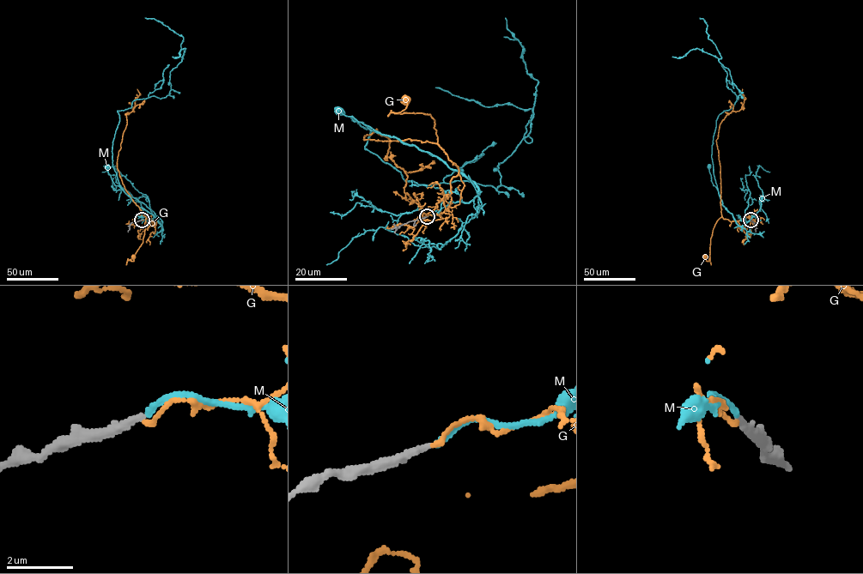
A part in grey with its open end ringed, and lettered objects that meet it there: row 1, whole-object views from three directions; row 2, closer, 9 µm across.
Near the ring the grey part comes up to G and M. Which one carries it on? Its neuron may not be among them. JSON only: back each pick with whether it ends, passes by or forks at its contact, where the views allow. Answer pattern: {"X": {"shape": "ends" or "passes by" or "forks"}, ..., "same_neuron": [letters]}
{"M": {"shape": "ends"}, "same_neuron": ["M"]}

